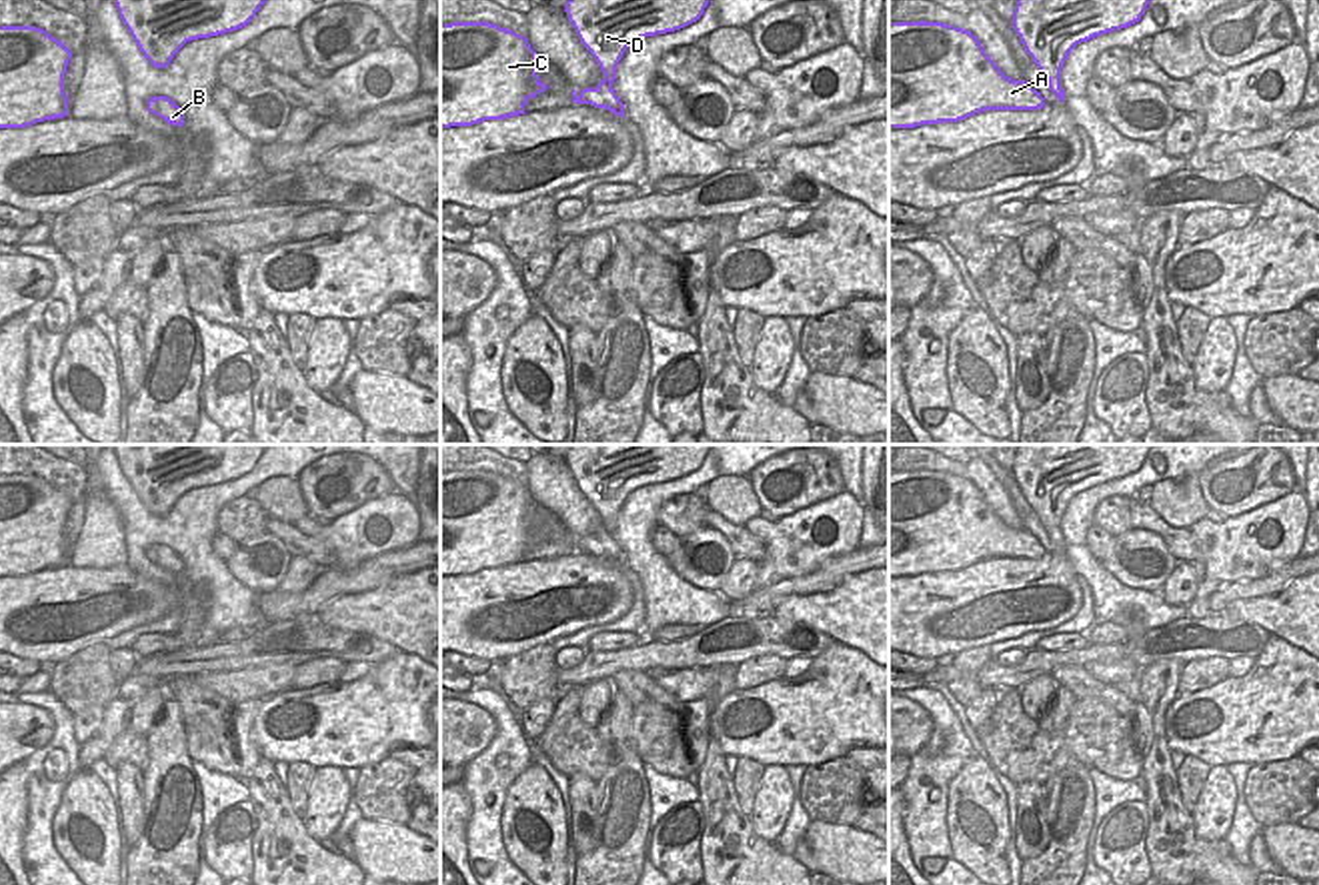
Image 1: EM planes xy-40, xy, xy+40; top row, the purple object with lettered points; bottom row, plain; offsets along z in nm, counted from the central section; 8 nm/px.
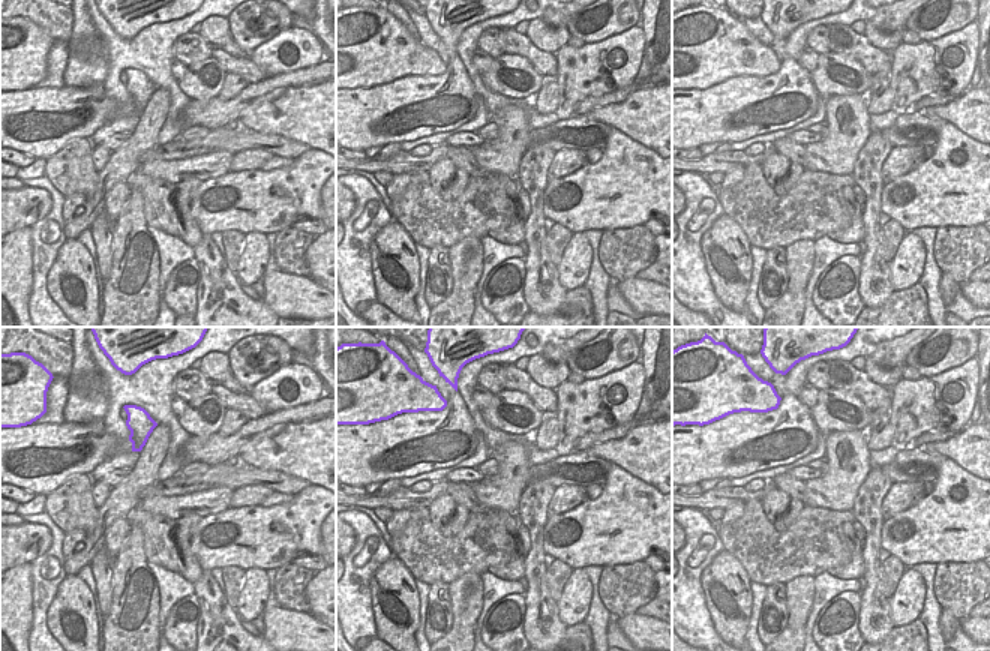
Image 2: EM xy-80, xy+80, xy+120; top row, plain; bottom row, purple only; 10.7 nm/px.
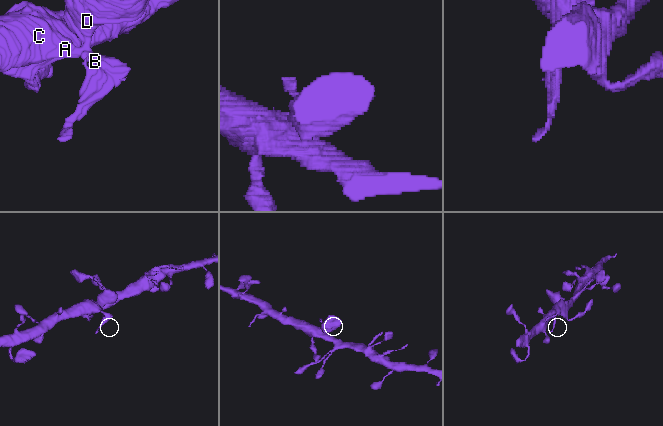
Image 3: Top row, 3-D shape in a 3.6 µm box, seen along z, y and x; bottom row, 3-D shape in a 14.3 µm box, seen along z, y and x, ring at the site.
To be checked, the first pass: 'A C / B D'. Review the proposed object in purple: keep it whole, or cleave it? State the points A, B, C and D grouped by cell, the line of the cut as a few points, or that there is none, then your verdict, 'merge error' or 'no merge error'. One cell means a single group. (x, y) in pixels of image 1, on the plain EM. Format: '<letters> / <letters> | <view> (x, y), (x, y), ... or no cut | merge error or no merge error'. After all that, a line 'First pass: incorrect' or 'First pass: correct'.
A C / B D | xy (593, 537), (601, 543), (605, 555) | merge error
First pass: correct

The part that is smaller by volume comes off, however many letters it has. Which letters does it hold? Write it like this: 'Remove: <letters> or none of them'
Remove: B, D

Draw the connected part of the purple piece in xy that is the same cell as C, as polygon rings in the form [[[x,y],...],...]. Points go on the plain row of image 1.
[[[490,471],[440,473],[440,577],[526,563],[524,553],[544,539],[524,485]]]

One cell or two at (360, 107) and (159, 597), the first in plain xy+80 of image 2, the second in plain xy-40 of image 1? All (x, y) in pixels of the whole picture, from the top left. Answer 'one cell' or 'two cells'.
one cell

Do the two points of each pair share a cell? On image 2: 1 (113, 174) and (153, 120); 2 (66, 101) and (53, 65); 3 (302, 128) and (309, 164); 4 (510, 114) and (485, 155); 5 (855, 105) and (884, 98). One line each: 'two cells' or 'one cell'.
1: one cell
2: two cells
3: two cells
4: one cell
5: two cells

